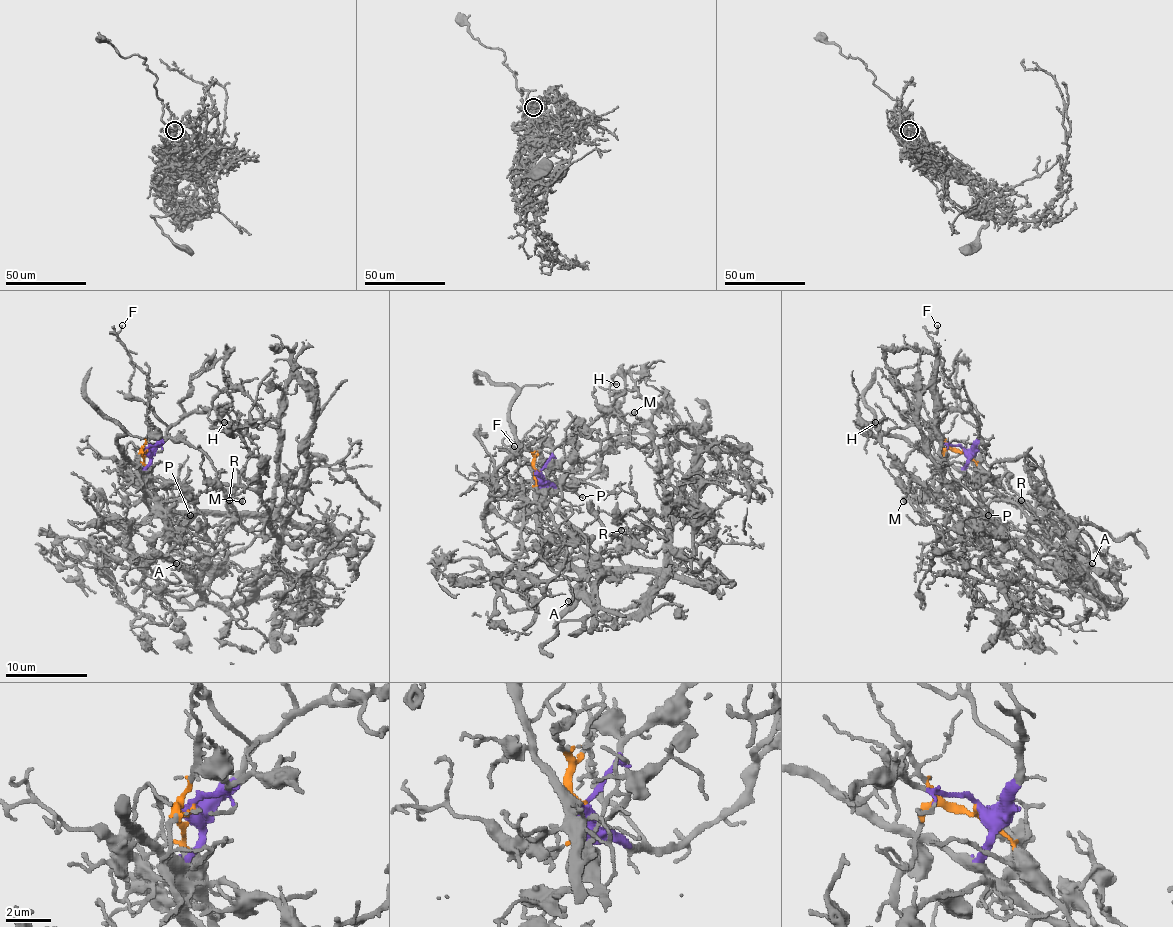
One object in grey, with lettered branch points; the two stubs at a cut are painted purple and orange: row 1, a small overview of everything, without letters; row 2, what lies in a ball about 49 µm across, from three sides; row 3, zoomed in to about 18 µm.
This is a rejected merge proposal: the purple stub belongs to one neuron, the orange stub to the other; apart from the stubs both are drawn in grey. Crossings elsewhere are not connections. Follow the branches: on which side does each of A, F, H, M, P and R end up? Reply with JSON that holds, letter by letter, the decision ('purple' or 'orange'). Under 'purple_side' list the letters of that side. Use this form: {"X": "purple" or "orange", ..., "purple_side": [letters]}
{"A": "orange", "F": "purple", "H": "purple", "M": "purple", "P": "purple", "R": "purple", "purple_side": ["F", "H", "M", "P", "R"]}

